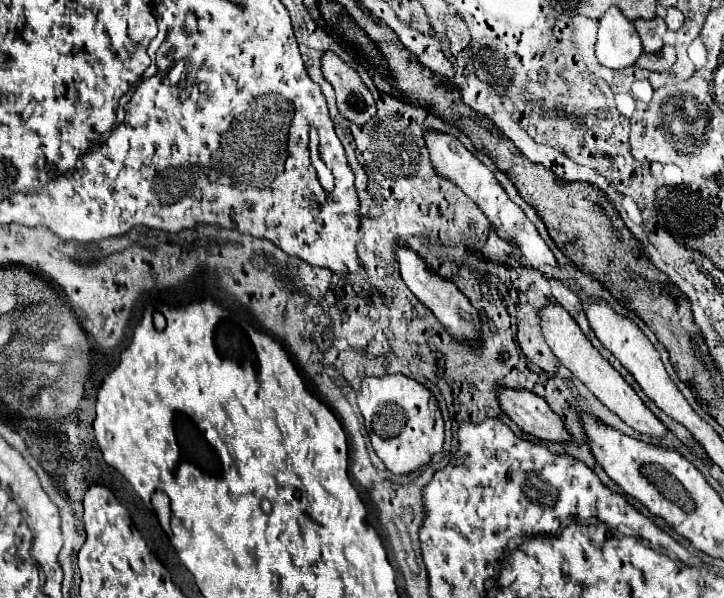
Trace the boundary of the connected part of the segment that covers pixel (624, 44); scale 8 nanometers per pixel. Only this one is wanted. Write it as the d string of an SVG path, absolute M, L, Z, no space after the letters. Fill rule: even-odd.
M610 8L598 22L598 40L596 40L598 62L602 66L618 70L632 66L640 54L642 42L634 24L626 20L618 8Z

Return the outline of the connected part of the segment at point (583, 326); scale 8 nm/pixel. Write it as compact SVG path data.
M550 280L550 290L552 290L552 298L562 306L562 308L566 308L568 310L568 314L570 316L574 316L574 320L576 320L576 324L580 326L580 330L586 334L586 338L592 342L592 346L606 358L606 360L610 360L612 362L612 366L616 366L620 372L622 372L622 376L630 382L630 386L636 390L636 394L640 394L642 390L640 390L640 386L636 384L636 380L618 364L618 360L600 344L600 340L594 336L594 332L592 332L592 328L590 328L590 324L588 324L588 320L586 320L586 314L584 314L584 308L582 308L582 302L580 302L580 298L570 290L570 288L566 288L560 280Z

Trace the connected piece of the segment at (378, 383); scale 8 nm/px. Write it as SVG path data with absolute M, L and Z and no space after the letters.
M390 374L384 378L364 376L358 390L358 408L364 416L364 430L376 456L392 474L410 474L430 462L434 454L442 452L444 420L436 398L420 382L404 374Z

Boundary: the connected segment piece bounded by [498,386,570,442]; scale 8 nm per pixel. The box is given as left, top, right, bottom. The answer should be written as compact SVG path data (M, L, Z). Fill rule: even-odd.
M498 386L500 408L514 424L518 424L526 434L532 434L546 442L562 442L570 438L560 418L550 410L544 398L534 396L528 390L510 390Z

